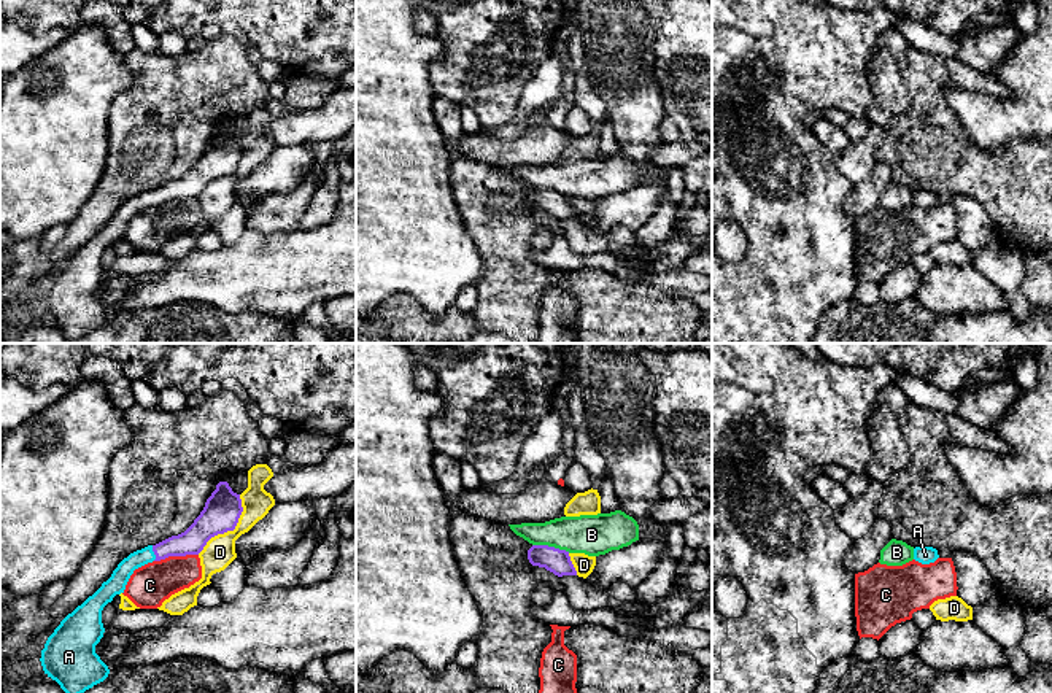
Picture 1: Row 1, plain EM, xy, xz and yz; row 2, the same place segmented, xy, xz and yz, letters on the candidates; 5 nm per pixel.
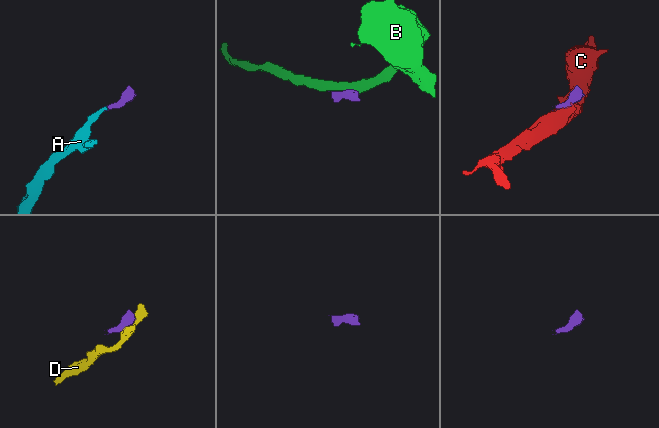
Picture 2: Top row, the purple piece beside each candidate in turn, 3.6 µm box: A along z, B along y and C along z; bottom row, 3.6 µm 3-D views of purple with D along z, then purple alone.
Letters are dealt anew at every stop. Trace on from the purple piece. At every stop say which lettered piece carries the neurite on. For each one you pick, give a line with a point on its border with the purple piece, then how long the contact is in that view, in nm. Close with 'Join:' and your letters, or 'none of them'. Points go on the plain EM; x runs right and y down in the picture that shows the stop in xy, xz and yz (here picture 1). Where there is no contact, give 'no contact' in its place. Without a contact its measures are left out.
A: xy (154, 197) | 80 nm
Join: A

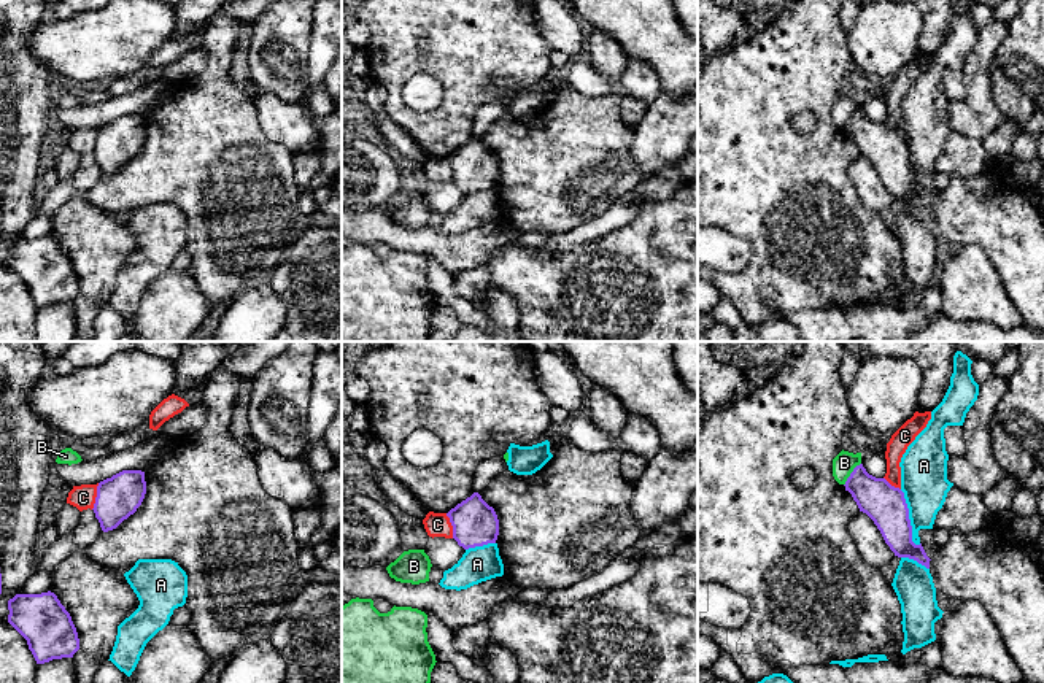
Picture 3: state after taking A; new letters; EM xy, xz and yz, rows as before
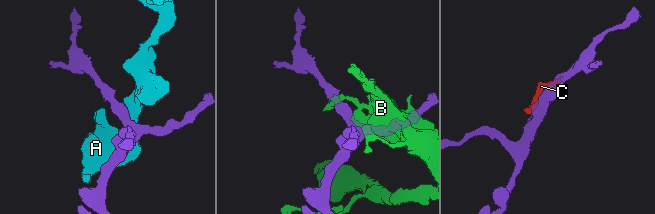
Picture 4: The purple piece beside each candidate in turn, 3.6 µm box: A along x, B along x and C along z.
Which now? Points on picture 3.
Join: none of them

